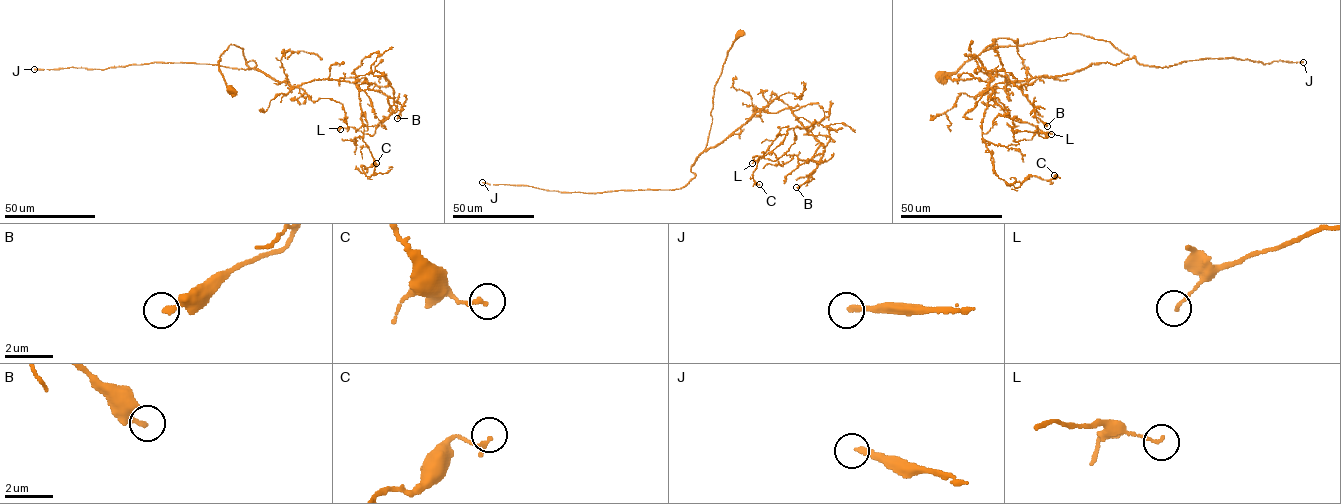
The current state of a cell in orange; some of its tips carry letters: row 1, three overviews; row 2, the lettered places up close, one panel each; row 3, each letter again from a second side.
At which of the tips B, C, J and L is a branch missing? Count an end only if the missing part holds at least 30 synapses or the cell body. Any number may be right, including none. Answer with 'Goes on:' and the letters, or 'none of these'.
Goes on: J

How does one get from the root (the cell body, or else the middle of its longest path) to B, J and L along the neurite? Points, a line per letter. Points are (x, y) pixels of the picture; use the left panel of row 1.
B: (230, 89), (218, 62), (234, 44), (243, 48), (248, 69), (293, 87), (382, 72), (401, 105), (397, 118)
J: (230, 89), (218, 62), (234, 44), (255, 67), (154, 62), (104, 69), (34, 69)
L: (230, 89), (218, 62), (234, 44), (248, 69), (293, 87), (388, 96), (372, 136), (340, 129)

